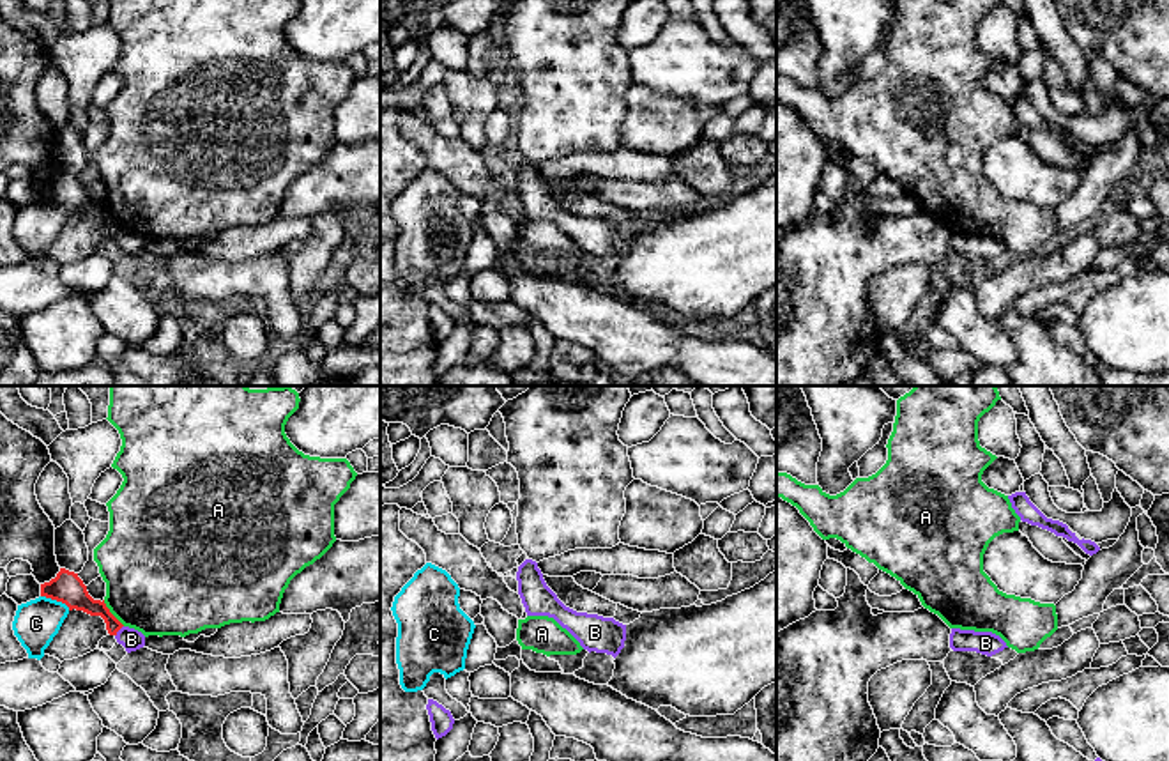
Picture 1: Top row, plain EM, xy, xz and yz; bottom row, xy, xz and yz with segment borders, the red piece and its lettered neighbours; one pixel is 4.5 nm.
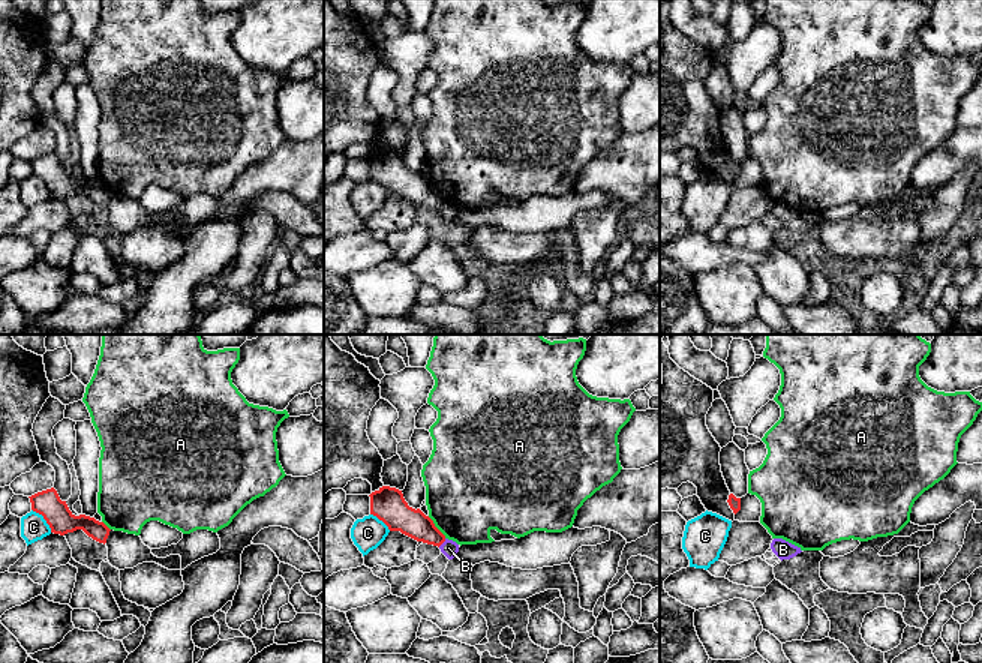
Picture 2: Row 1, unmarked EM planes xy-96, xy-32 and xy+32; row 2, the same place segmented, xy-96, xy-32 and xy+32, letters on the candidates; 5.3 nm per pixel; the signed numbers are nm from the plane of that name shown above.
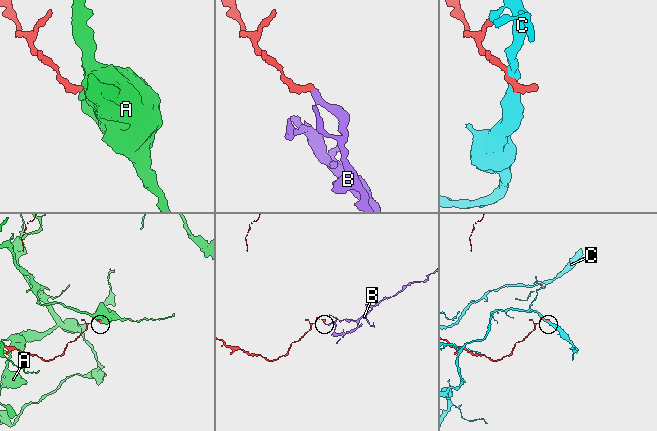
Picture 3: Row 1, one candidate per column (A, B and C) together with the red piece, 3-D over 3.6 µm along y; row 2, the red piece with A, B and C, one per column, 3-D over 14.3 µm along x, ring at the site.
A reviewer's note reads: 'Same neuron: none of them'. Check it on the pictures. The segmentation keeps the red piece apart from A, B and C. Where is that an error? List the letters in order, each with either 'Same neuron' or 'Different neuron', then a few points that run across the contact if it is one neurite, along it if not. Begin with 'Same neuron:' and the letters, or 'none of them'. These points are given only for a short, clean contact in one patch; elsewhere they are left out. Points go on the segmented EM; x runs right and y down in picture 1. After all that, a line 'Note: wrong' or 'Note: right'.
Same neuron: none of them
A: Different neuron
B: Different neuron. Line: xy (122, 625), (115, 636)
C: Different neuron
Note: right

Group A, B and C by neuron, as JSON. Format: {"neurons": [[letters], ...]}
{"neurons": [["A"], ["B"], ["C"]]}

